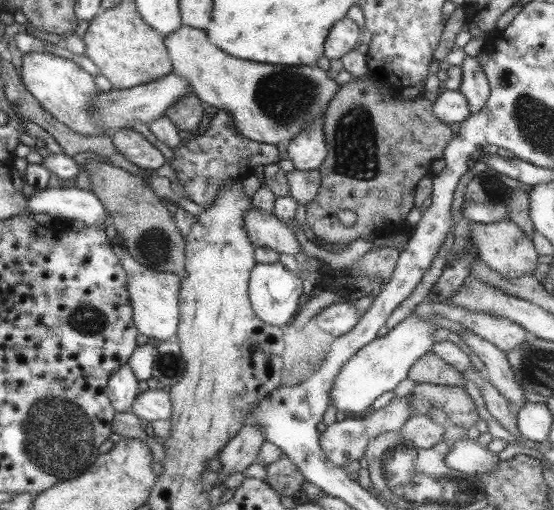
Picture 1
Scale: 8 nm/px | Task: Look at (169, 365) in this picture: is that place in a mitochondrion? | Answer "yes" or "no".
yes

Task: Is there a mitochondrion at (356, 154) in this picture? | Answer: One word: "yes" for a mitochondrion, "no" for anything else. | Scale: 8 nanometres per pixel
yes

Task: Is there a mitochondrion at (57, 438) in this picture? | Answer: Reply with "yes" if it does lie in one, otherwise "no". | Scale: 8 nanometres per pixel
yes

